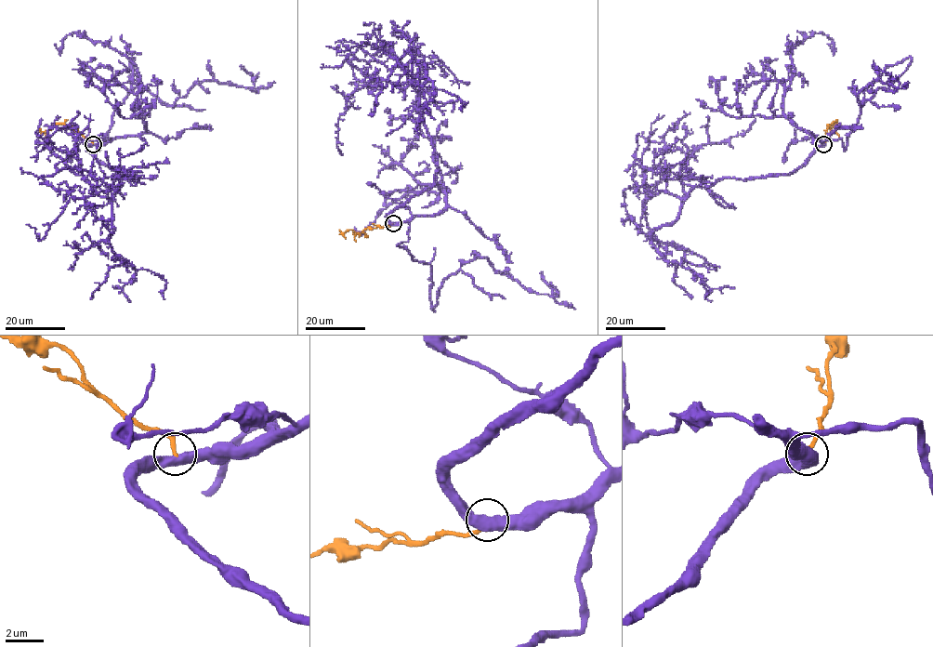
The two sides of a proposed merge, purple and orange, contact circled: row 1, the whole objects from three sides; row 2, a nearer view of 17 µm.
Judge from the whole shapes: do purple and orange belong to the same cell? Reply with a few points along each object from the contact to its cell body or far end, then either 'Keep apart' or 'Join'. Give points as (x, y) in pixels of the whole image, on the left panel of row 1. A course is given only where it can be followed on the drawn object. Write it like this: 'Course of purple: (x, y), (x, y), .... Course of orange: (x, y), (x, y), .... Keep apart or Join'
Course of purple: (93, 144), (109, 140), (97, 149), (133, 58), (137, 85), (169, 105), (202, 81), (254, 86), (241, 65). Course of orange: (93, 144), (75, 127), (60, 123), (43, 132), (45, 138). Keep apart

